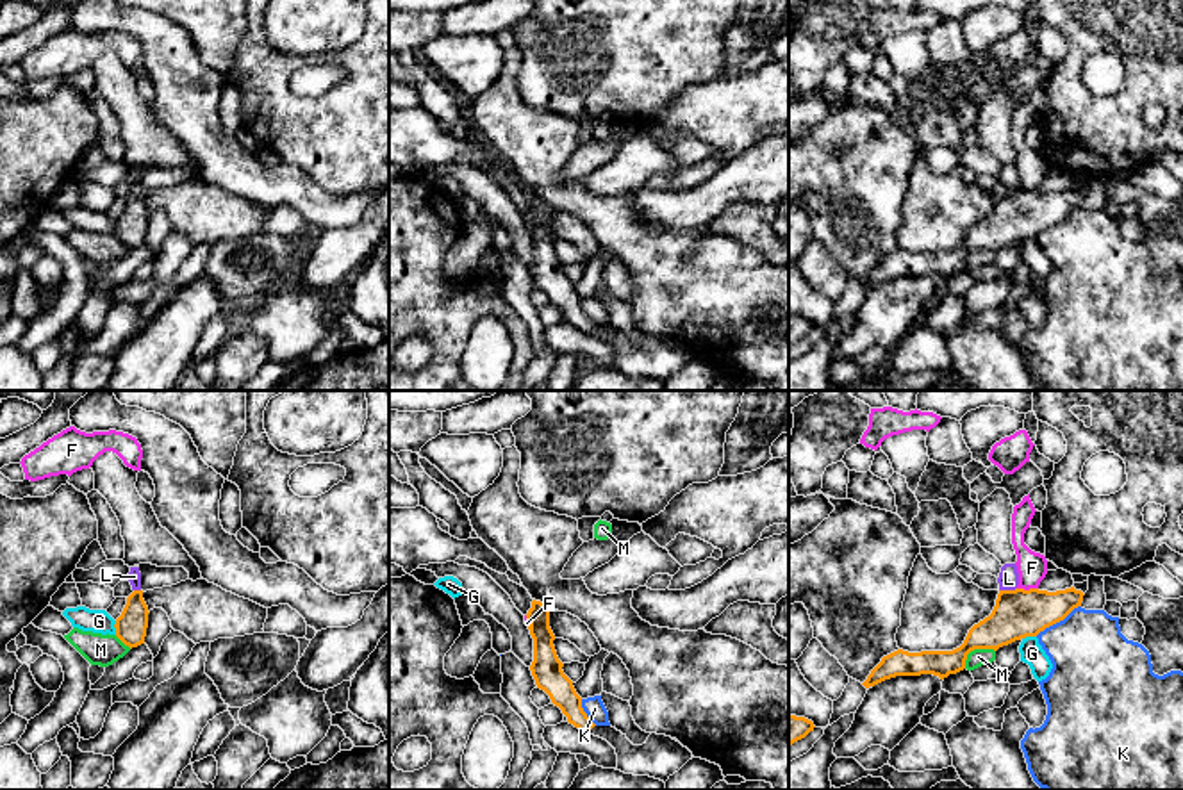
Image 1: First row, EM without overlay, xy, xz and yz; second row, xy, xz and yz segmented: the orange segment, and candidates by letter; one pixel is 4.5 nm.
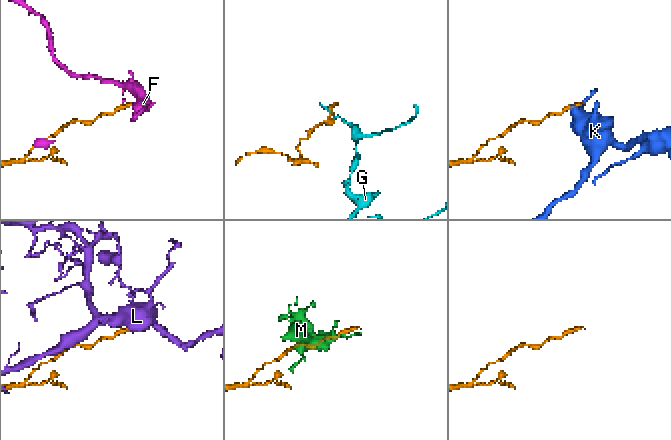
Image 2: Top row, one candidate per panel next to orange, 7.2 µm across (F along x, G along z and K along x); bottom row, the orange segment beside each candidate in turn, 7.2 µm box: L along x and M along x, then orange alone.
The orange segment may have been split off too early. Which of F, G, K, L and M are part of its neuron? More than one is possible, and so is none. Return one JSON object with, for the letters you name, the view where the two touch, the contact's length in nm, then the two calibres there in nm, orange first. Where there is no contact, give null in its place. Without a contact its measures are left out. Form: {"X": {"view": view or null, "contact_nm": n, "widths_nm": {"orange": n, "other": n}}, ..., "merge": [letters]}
{"merge": []}

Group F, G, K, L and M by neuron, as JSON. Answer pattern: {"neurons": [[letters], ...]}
{"neurons": [["F"], ["G"], ["K"], ["L"], ["M"]]}

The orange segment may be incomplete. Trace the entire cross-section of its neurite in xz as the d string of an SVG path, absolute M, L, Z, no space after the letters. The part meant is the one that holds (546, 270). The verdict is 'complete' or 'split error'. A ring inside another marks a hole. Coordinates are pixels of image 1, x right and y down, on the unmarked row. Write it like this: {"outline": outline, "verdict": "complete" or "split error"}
{"outline": "M532 202L526 214L528 230L534 239L534 262L530 266L537 289L544 291L551 303L562 310L567 323L583 333L607 341L617 355L617 371L633 376L649 376L667 382L678 373L692 353L666 335L651 333L642 346L633 346L626 335L612 326L596 326L582 309L582 298L573 282L564 275L550 228L550 210L541 202Z", "verdict": "split error"}

